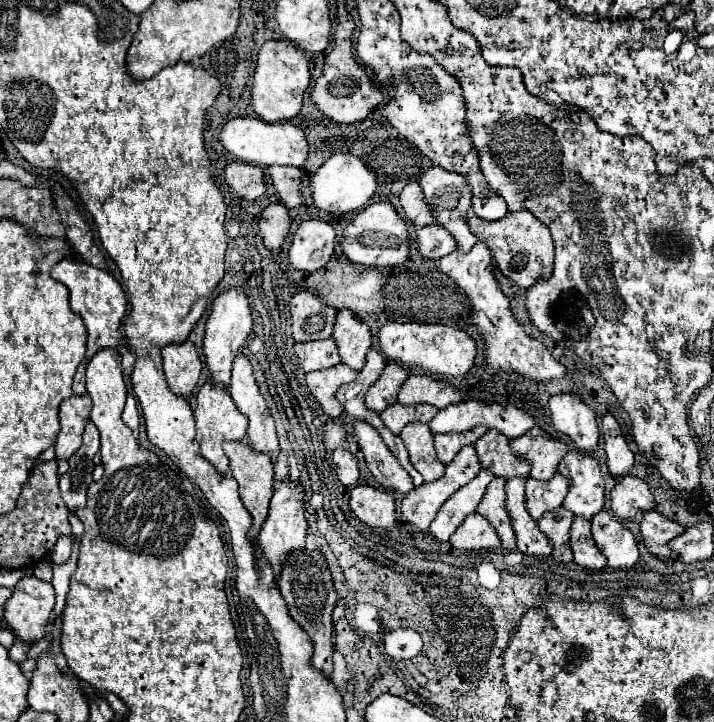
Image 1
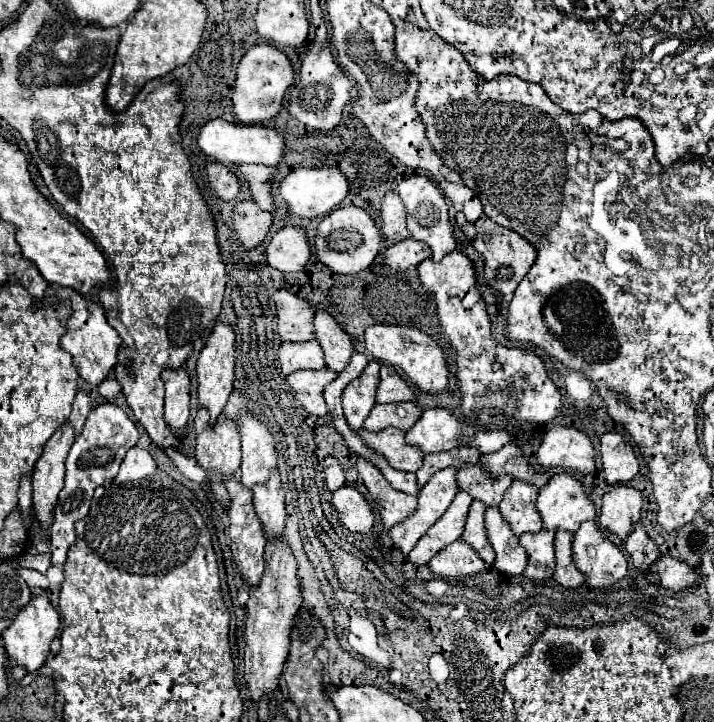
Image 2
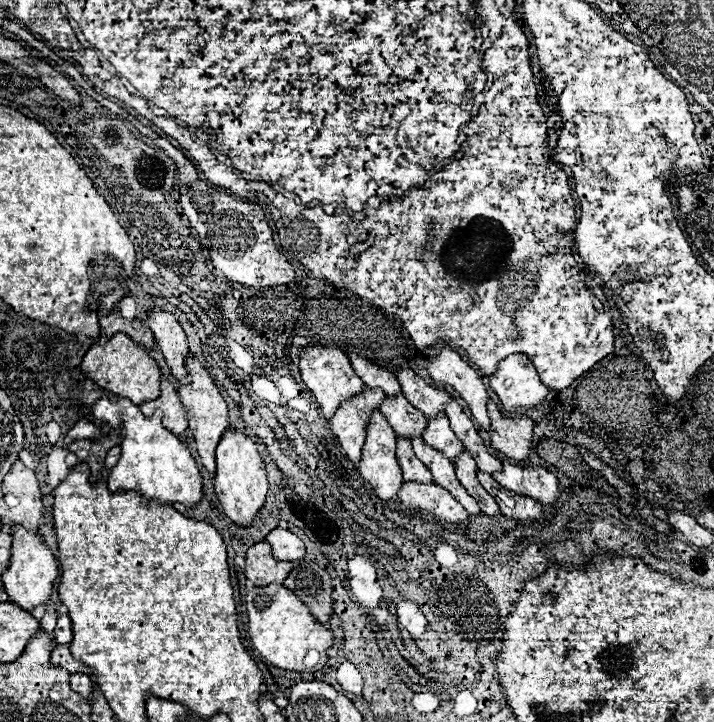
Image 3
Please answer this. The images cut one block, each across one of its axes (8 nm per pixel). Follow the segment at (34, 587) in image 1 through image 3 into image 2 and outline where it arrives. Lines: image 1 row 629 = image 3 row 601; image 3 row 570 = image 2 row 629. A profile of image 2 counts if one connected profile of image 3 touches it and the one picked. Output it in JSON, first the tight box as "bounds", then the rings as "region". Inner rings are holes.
{"bounds":[2,594,60,672],"region":[[[46,594],[32,596],[30,602],[16,614],[14,622],[4,630],[4,634],[2,634],[4,648],[10,658],[14,658],[18,664],[26,666],[28,672],[34,672],[46,662],[46,656],[50,654],[50,642],[58,636],[58,628],[60,628],[60,616],[58,616],[56,608],[50,604],[48,596]]]}

